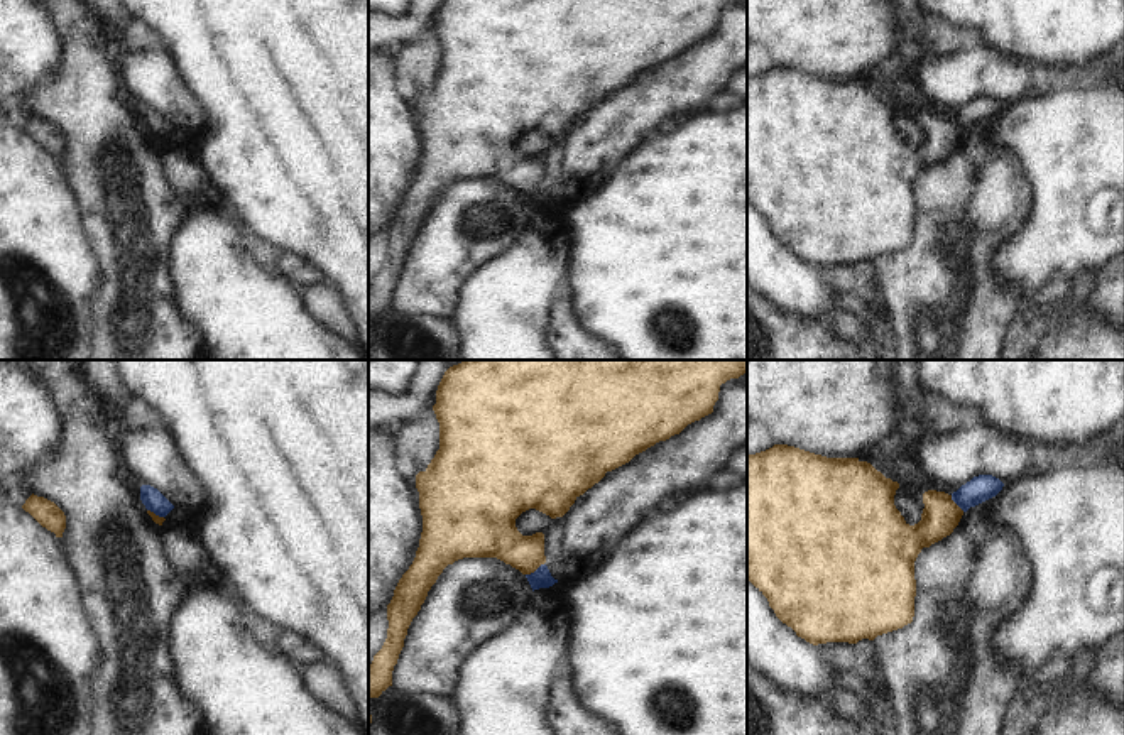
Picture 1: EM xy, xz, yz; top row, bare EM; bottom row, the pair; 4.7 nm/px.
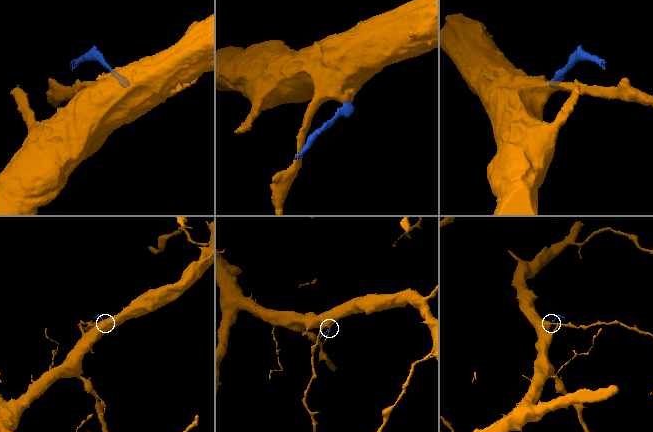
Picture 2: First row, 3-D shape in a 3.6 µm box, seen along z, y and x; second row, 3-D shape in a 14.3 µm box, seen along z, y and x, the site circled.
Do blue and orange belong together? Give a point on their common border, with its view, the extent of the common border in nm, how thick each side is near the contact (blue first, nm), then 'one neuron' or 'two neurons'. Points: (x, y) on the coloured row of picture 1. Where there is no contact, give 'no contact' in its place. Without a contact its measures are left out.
xz (536, 570) | 110 nm | 100/200 nm | two neurons

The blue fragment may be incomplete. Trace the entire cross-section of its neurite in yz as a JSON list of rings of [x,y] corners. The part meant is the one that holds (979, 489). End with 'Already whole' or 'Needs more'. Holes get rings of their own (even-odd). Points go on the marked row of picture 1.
[[[979,475],[952,493],[952,500],[967,512],[1002,490],[1004,483],[992,475]]]. Already whole

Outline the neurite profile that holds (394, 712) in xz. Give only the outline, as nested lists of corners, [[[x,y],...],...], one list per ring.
[[[389,686],[379,698],[368,698],[368,713],[368,735],[461,735],[461,718],[455,705],[431,693],[402,693]]]

